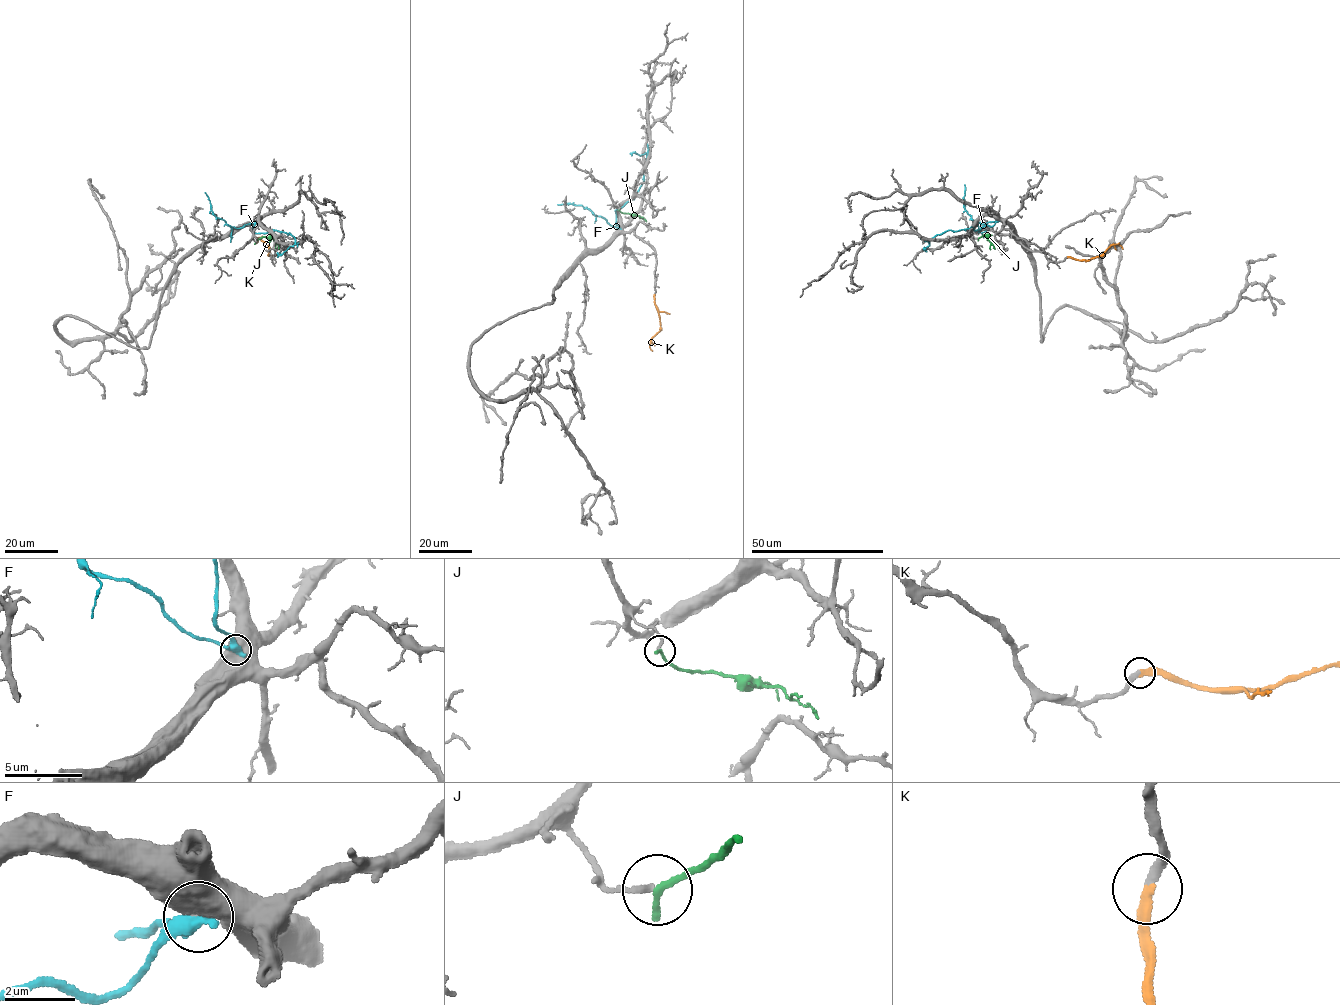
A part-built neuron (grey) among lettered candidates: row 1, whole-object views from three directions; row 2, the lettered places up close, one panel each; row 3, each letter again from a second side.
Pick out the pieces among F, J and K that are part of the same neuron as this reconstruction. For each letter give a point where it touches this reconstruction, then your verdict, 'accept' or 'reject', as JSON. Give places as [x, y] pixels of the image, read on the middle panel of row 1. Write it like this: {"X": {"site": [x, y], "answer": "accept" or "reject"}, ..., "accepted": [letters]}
{"F": {"site": [619, 228], "answer": "reject"}, "J": {"site": [619, 210], "answer": "reject"}, "K": {"site": [654, 294], "answer": "accept"}, "accepted": ["K"]}

